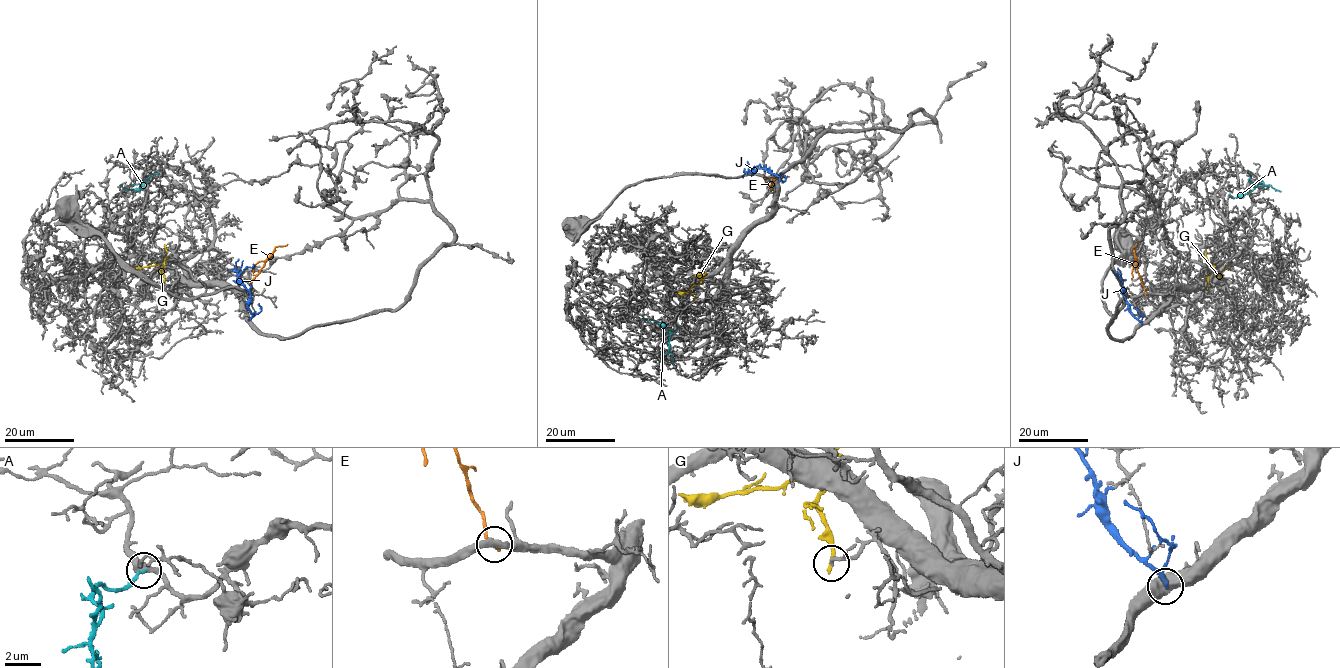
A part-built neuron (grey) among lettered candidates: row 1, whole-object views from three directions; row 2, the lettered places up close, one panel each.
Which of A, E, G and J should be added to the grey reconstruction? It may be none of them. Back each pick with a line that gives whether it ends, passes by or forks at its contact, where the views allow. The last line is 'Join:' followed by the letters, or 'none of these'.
A: It ends there
Join: A

